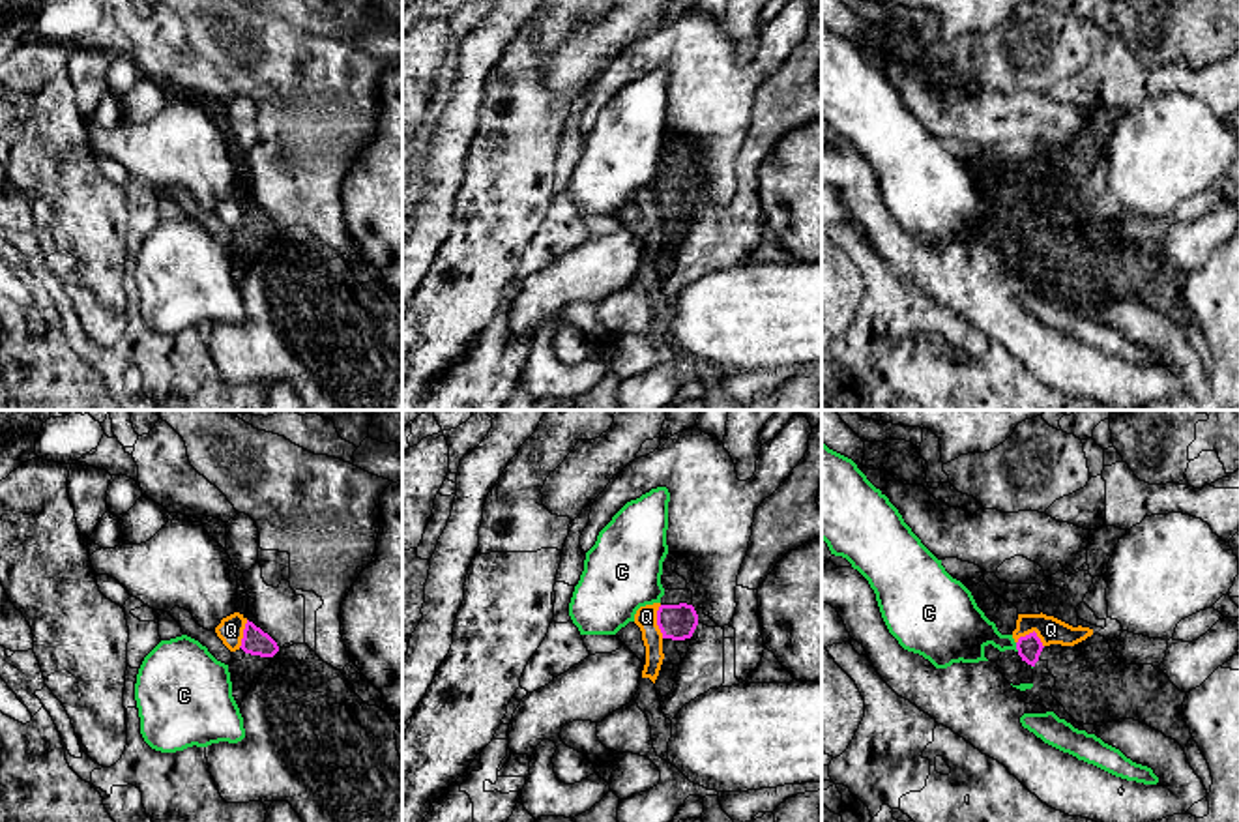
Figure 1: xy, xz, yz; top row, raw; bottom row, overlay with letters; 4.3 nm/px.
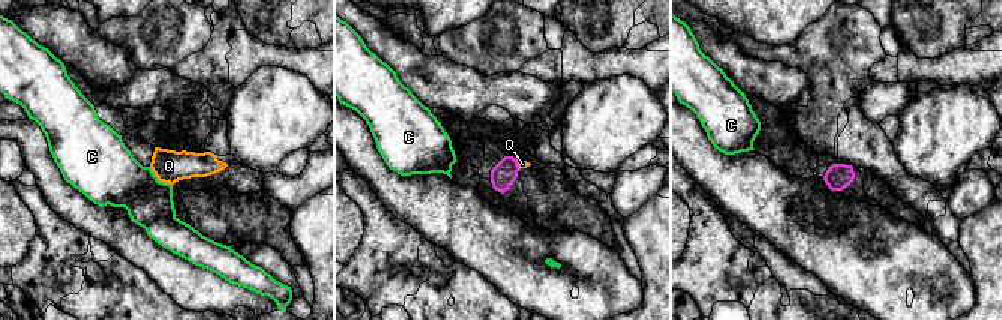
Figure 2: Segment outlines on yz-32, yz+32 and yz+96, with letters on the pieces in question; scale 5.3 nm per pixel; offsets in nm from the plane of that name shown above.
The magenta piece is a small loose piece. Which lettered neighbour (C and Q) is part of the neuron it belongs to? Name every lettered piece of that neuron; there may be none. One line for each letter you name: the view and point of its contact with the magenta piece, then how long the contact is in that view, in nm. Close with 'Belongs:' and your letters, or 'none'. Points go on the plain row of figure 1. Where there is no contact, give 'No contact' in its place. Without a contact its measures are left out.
Belongs: none

